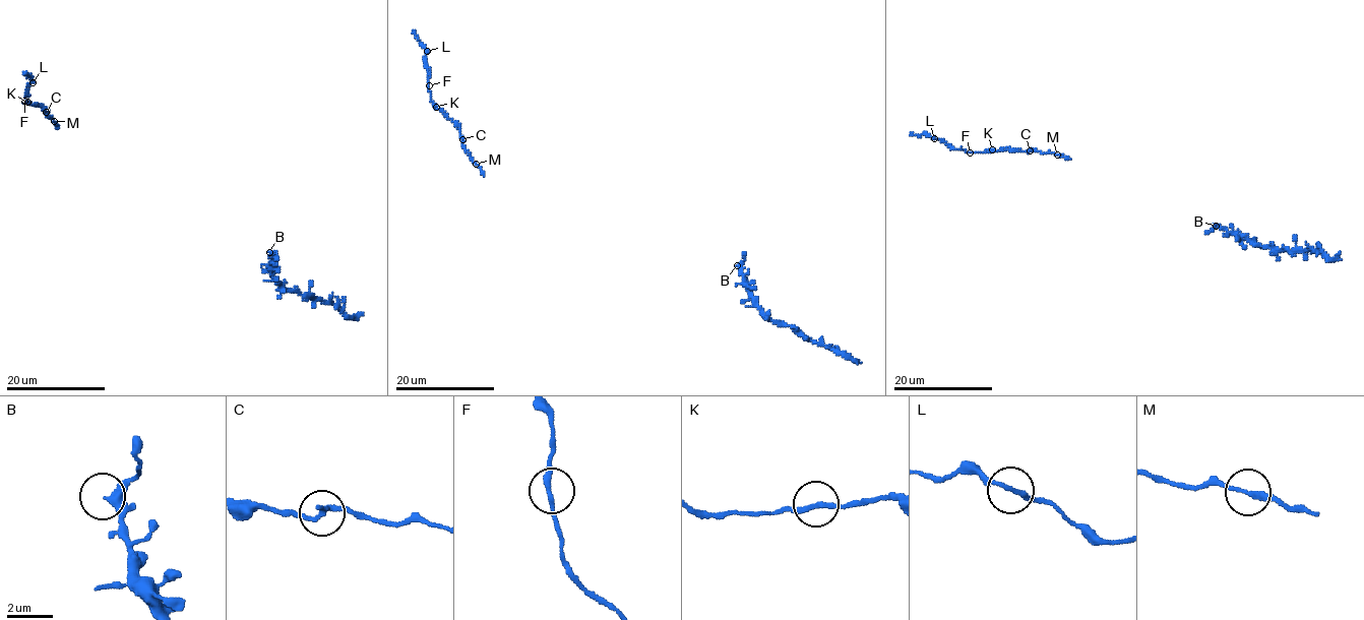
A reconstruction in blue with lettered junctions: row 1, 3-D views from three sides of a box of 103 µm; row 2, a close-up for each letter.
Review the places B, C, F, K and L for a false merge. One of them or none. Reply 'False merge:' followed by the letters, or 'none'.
False merge: none

